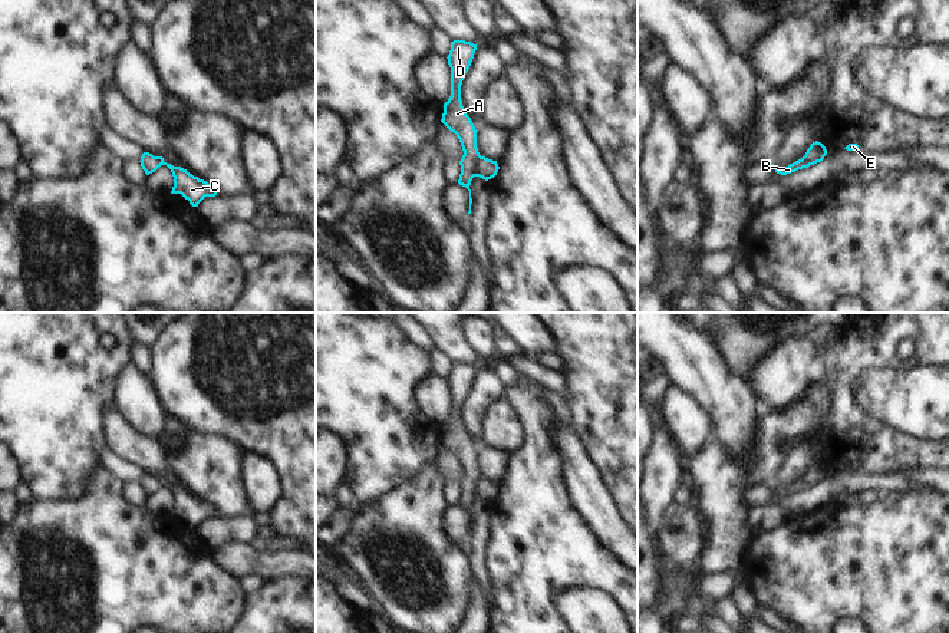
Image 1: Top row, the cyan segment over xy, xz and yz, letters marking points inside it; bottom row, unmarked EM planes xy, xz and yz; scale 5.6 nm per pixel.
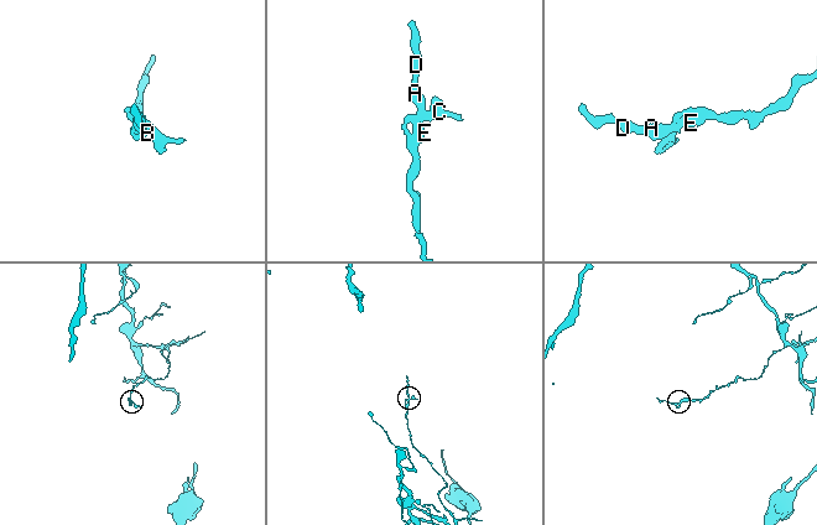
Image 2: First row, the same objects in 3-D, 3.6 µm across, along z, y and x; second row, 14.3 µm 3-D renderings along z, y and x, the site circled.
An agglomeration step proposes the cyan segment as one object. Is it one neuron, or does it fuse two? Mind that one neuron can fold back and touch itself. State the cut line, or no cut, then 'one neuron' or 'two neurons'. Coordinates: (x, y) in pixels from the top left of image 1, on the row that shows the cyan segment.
xz (480, 155), (473, 175) | two neurons

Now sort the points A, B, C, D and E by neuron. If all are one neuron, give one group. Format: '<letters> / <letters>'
A B D E / C

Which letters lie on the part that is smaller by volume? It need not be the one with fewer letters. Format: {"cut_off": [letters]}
{"cut_off": ["C"]}

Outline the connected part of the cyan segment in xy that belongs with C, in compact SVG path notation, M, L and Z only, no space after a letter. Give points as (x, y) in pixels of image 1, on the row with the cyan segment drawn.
M156 156L162 165L167 165L174 177L174 187L171 194L181 194L185 200L190 201L192 207L198 207L198 204L205 197L215 197L215 188L204 179L194 177L187 169L181 167L174 167L167 164L162 156Z

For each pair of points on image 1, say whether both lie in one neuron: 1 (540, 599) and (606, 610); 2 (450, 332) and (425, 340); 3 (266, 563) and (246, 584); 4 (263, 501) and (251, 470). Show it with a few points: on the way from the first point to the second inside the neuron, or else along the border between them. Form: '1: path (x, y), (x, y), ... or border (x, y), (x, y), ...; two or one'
1: border (587, 586), (557, 596), (563, 617); two
2: border (422, 327), (432, 340), (434, 350); two
3: border (239, 580), (246, 576), (257, 576), (263, 583); two
4: path (263, 494), (259, 477); one

